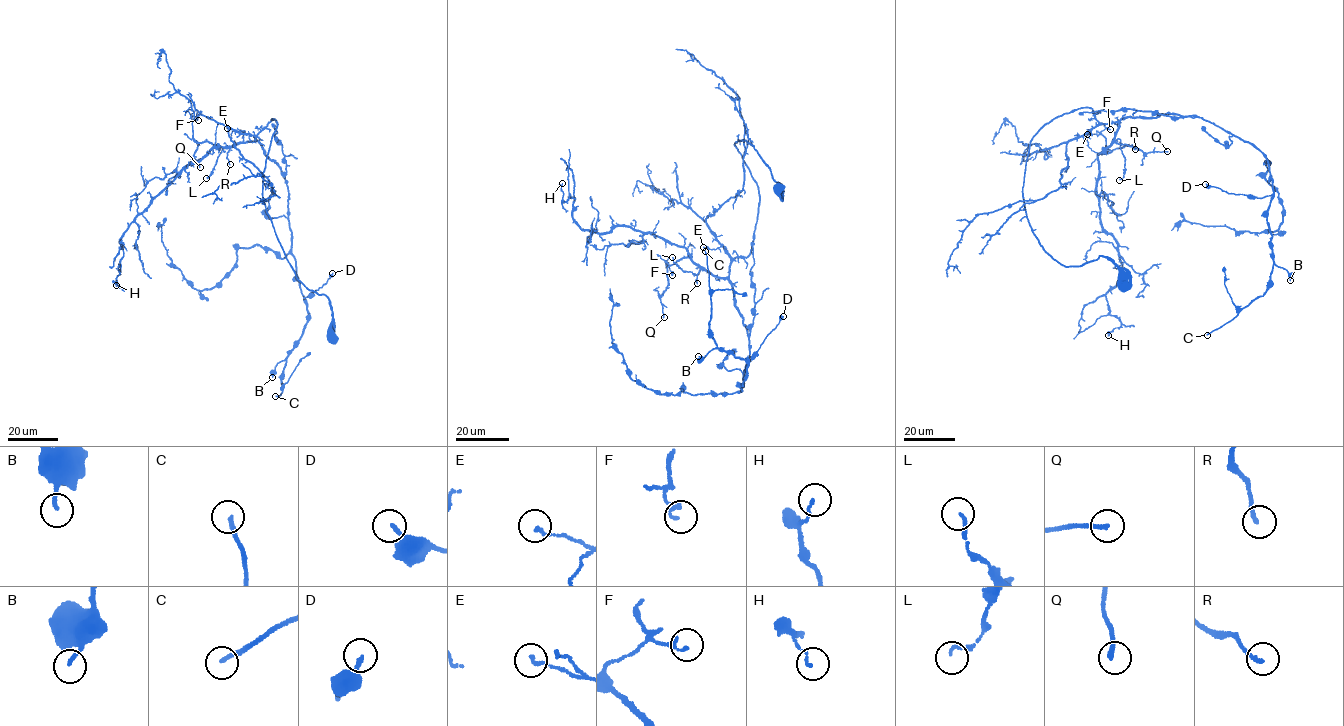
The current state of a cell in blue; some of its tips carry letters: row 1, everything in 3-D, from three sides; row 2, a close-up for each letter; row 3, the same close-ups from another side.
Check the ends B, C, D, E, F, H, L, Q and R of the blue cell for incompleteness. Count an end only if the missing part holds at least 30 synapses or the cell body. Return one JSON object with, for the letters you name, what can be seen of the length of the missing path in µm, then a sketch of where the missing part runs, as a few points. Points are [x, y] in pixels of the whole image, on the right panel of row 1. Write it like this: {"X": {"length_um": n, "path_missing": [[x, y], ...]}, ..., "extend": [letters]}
{"C": {"length_um": 15, "path_missing": [[1207, 335], [1179, 355]]}, "extend": ["C"]}

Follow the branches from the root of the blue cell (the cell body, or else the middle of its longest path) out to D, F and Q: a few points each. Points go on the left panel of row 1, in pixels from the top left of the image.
D: (333, 338), (329, 299), (296, 276), (262, 198), (272, 119), (255, 140), (286, 181), (303, 298), (332, 273)
F: (333, 338), (329, 299), (296, 276), (262, 198), (276, 121), (256, 140), (224, 147), (196, 142), (198, 120)
Q: (333, 338), (329, 299), (296, 276), (262, 198), (276, 121), (254, 141), (224, 147), (196, 141), (200, 167)

